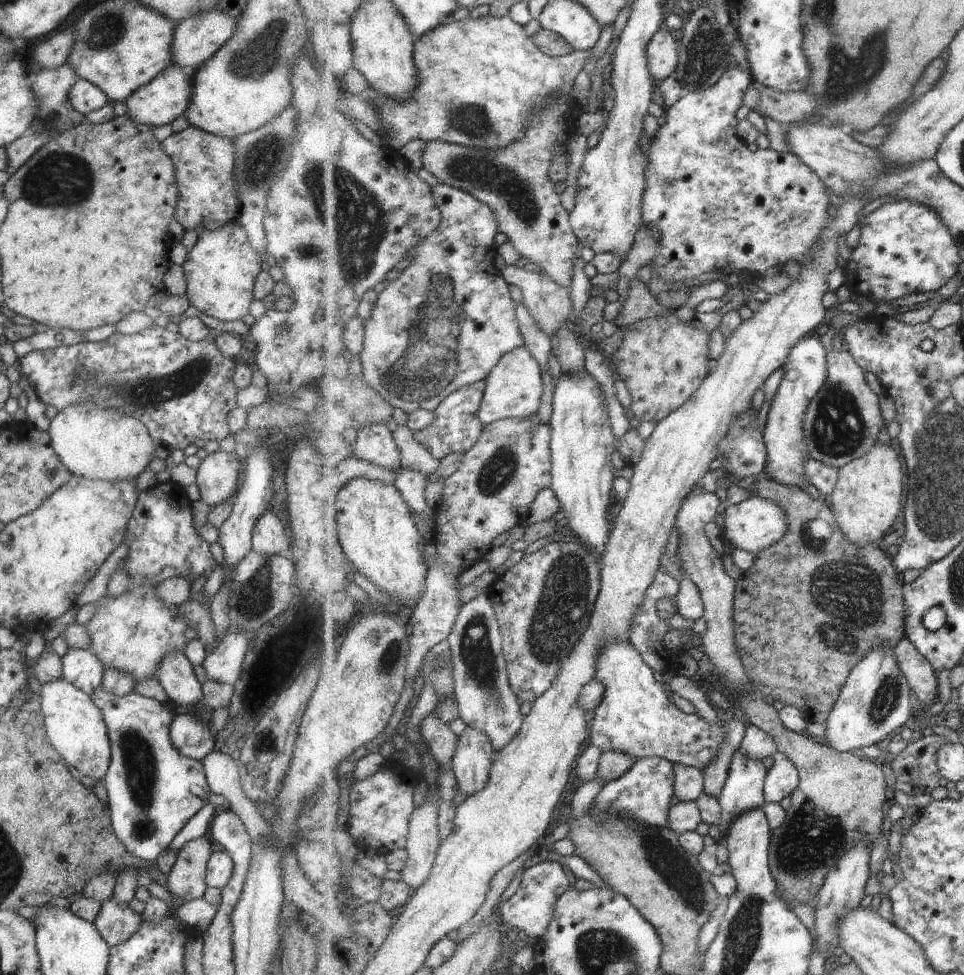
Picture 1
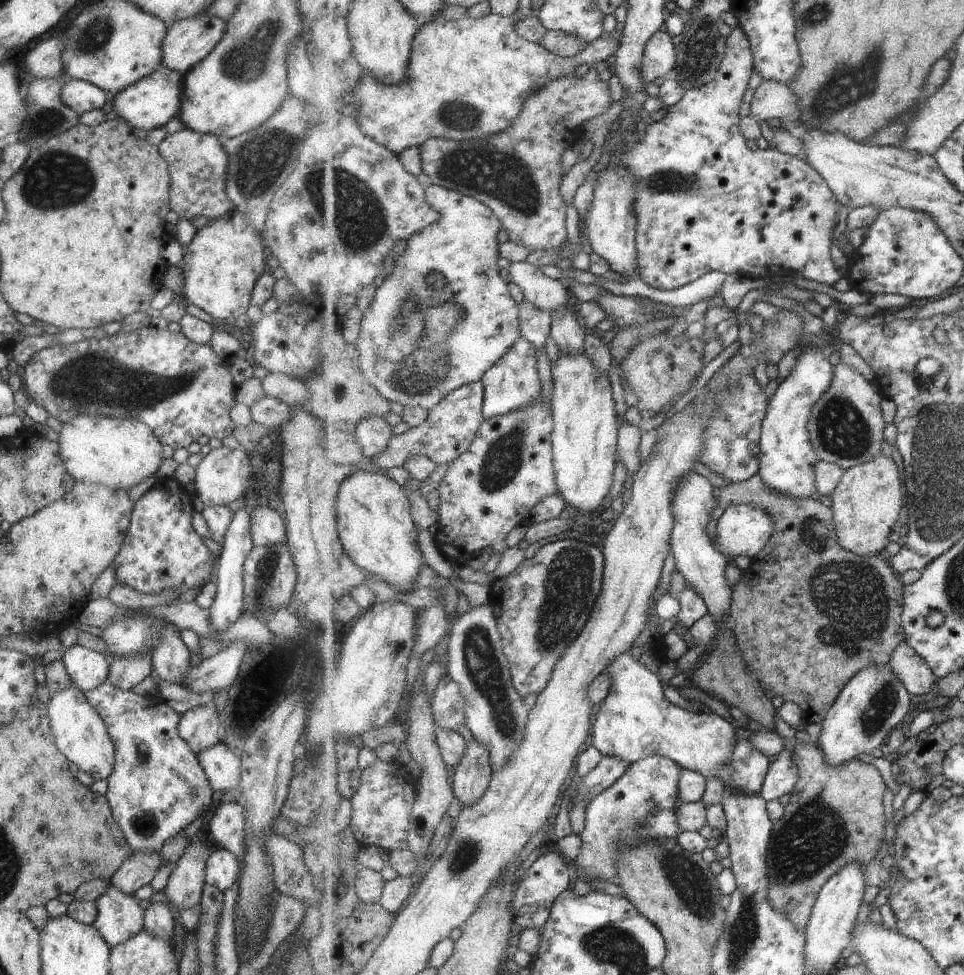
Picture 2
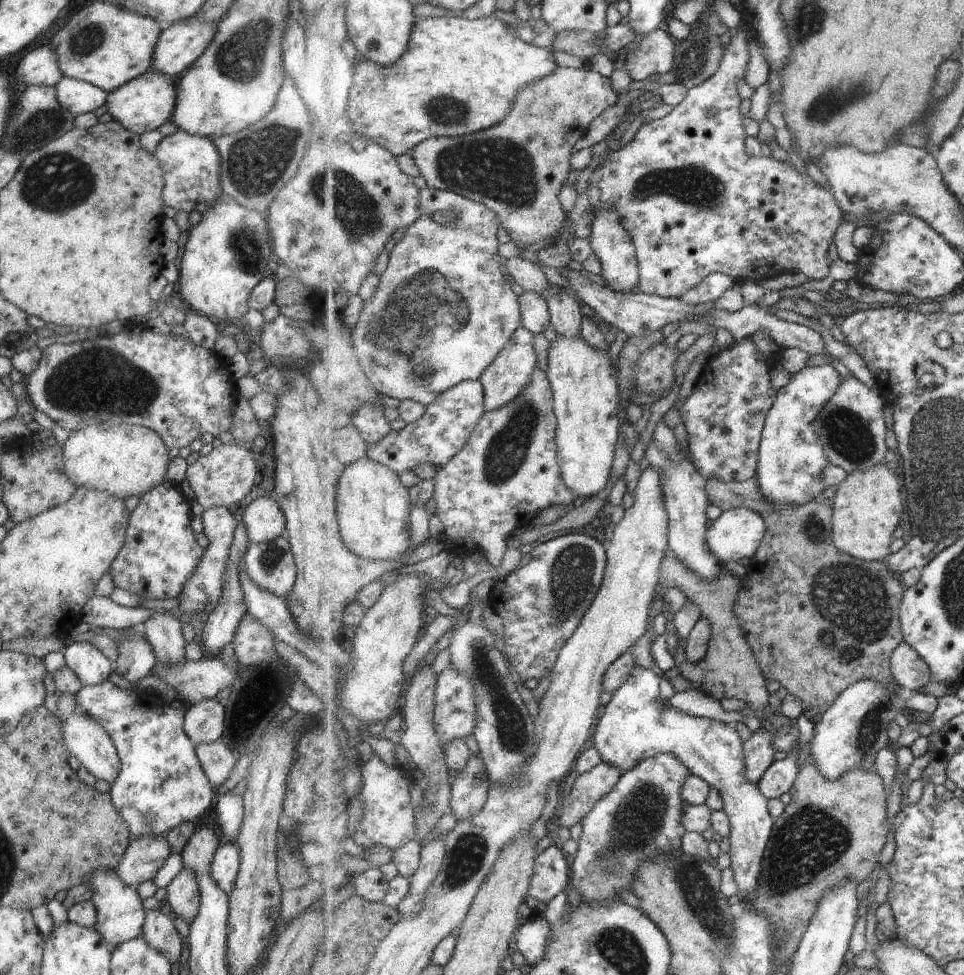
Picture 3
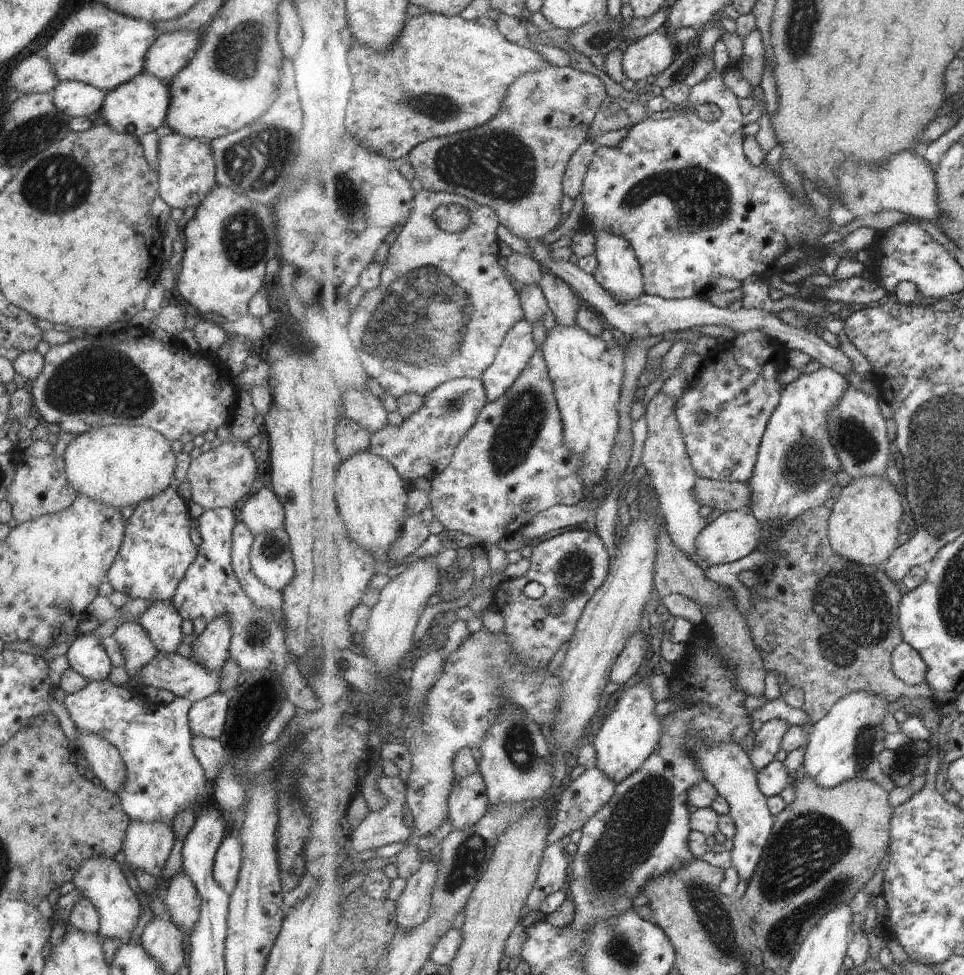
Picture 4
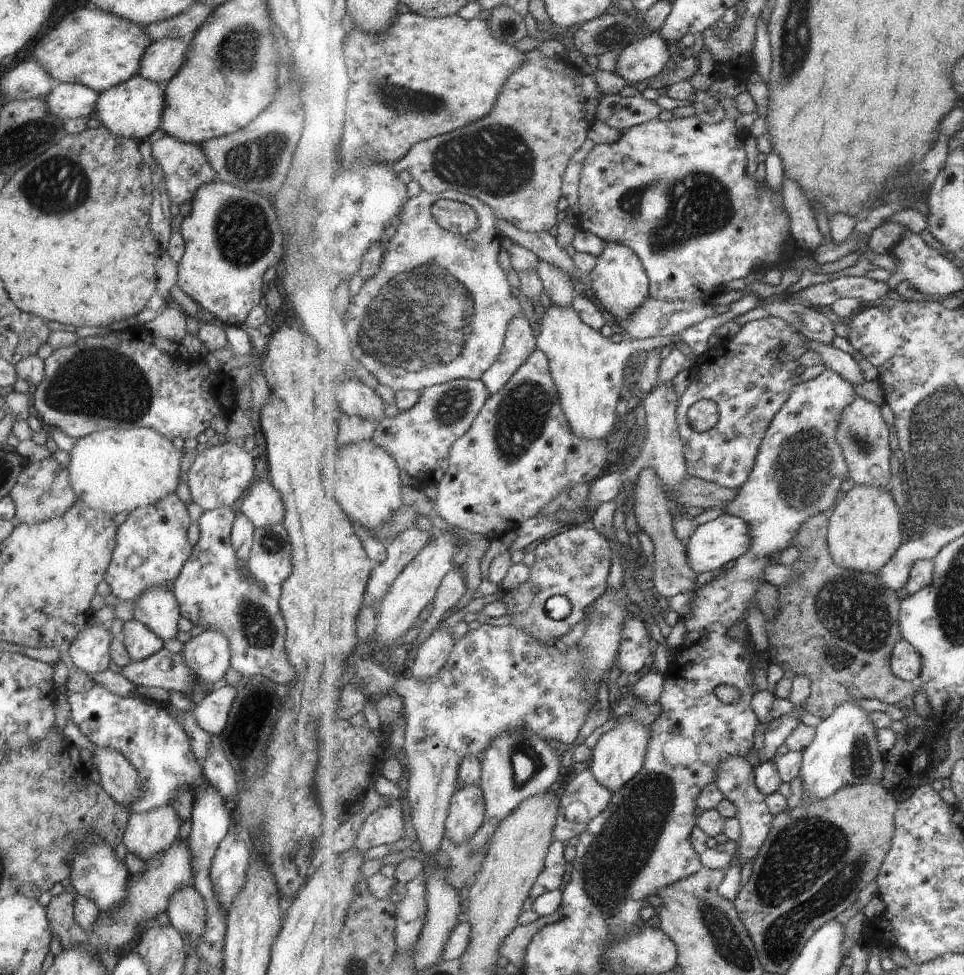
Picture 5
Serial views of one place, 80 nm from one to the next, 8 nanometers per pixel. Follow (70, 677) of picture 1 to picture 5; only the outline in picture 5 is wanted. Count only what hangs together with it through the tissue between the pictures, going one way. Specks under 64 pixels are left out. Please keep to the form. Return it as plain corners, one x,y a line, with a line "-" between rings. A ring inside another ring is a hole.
101,623
86,624
73,637
65,652
66,659
88,676
101,672
109,664
108,646
113,638

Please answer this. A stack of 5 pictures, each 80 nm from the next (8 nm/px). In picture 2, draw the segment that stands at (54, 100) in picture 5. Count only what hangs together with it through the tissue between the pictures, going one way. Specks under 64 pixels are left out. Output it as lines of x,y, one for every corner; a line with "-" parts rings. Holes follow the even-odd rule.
69,79
61,86
60,100
77,115
89,110
107,108
109,95
83,80

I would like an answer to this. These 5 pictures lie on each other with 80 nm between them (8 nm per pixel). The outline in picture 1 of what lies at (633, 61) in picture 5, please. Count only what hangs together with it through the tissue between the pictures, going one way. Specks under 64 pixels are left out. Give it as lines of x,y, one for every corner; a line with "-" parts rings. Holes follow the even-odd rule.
663,25
651,39
647,47
648,67
655,82
673,76
679,66
679,42
673,38
670,30

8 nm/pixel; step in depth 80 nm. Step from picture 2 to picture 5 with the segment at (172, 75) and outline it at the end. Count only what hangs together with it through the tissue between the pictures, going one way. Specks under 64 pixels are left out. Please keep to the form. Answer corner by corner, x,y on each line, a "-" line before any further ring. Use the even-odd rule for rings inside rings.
137,74
127,80
100,91
95,101
93,118
97,119
111,134
137,142
158,128
163,108
164,87
160,83
144,79

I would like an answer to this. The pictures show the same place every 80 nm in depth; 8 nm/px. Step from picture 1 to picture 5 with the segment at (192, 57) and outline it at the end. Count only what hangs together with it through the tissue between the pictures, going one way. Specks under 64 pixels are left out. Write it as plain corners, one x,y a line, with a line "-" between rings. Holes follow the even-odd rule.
188,35
151,41
140,56
136,74
164,85
183,64
189,41

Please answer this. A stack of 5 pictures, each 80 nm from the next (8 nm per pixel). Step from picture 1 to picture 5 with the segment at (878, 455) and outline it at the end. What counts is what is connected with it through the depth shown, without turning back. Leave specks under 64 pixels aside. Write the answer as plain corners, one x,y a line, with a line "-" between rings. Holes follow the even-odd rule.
857,485
845,492
829,513
828,540
831,556
844,569
860,573
879,573
894,558
903,543
901,512
890,490

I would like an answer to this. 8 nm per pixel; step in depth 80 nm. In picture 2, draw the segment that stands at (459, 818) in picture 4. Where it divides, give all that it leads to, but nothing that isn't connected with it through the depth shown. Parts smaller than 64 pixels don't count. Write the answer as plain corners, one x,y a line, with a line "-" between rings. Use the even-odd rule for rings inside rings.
473,737
467,742
467,752
461,758
461,764
454,770
452,788
462,808
477,804
490,788
494,775
490,749

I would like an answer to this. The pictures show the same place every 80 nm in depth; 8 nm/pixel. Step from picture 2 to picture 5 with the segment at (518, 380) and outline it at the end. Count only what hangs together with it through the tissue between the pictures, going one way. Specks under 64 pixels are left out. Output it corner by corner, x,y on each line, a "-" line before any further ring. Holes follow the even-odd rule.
524,314
517,315
509,323
502,354
483,375
483,382
490,389
490,394
501,392
519,367
522,367
537,349
538,339
529,320

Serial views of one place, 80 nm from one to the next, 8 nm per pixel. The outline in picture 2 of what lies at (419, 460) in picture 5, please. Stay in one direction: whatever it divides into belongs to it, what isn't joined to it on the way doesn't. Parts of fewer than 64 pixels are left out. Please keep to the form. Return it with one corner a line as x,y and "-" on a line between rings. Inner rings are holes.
482,381
465,384
455,392
451,392
451,395
447,396
438,407
430,411
430,416
425,424
409,428
402,435
393,436
387,450
381,456
372,458
373,462
379,464
379,468
391,470
391,468
405,466
405,462
415,454
422,454
437,465
451,463
459,459
469,451
475,436
479,434
479,428
483,426
485,397
486,387

